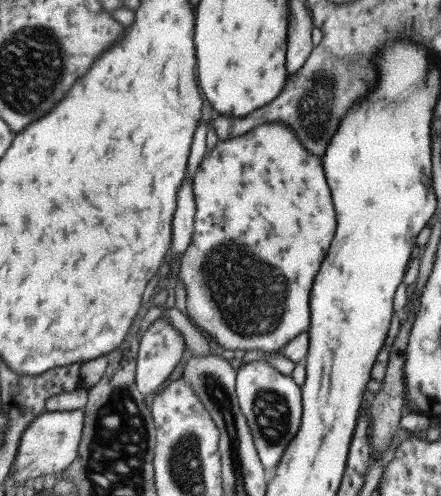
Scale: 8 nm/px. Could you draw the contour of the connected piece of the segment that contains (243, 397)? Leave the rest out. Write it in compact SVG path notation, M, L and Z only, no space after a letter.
M267 361L243 363L237 370L234 382L238 407L246 419L253 446L263 468L273 468L283 456L300 426L302 413L301 390L292 375L283 375Z

